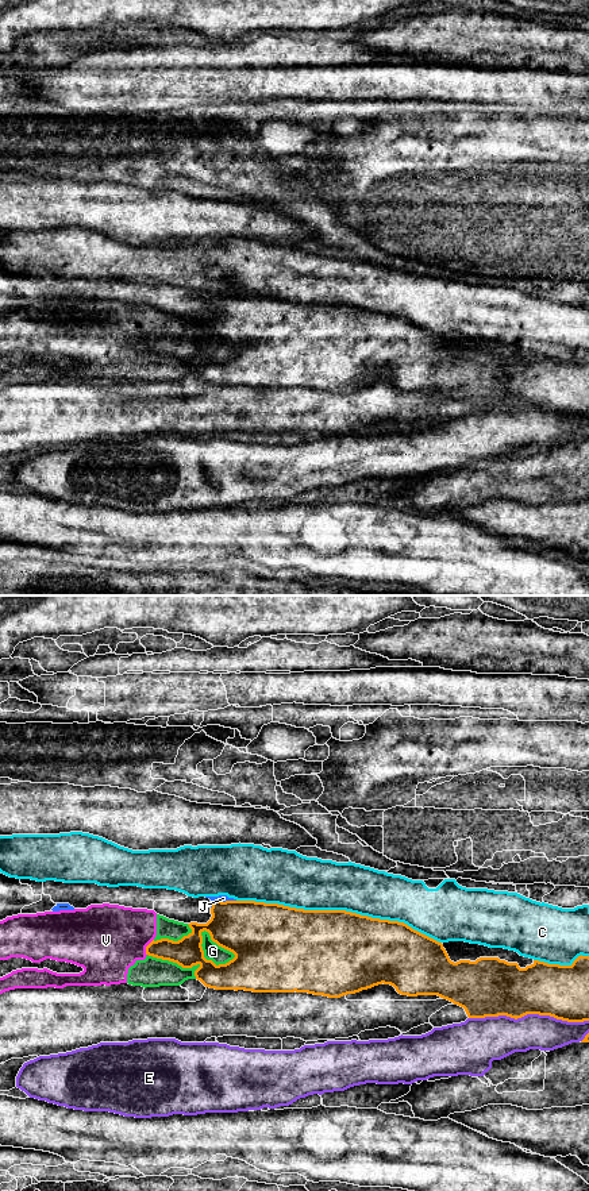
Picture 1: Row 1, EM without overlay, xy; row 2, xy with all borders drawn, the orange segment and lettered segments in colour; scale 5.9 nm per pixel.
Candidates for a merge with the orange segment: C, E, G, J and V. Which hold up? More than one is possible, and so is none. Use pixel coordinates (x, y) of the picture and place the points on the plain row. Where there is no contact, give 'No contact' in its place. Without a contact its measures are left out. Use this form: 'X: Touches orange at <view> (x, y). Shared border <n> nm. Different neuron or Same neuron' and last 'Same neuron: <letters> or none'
C: Touches orange at xy (339, 305). Shared border 1250 nm. Different neuron
E: Touches orange at xy (528, 408). Shared border 700 nm. Different neuron
G: Touches orange at xy (218, 339). Shared border 260 nm. Different neuron
J: Touches orange at xy (220, 296). Shared border 160 nm. Different neuron
V: Touches orange at xy (146, 342). Shared border 110 nm. Different neuron
Same neuron: none

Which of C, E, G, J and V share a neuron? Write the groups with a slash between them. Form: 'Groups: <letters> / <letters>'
Groups: C / E / G V / J

